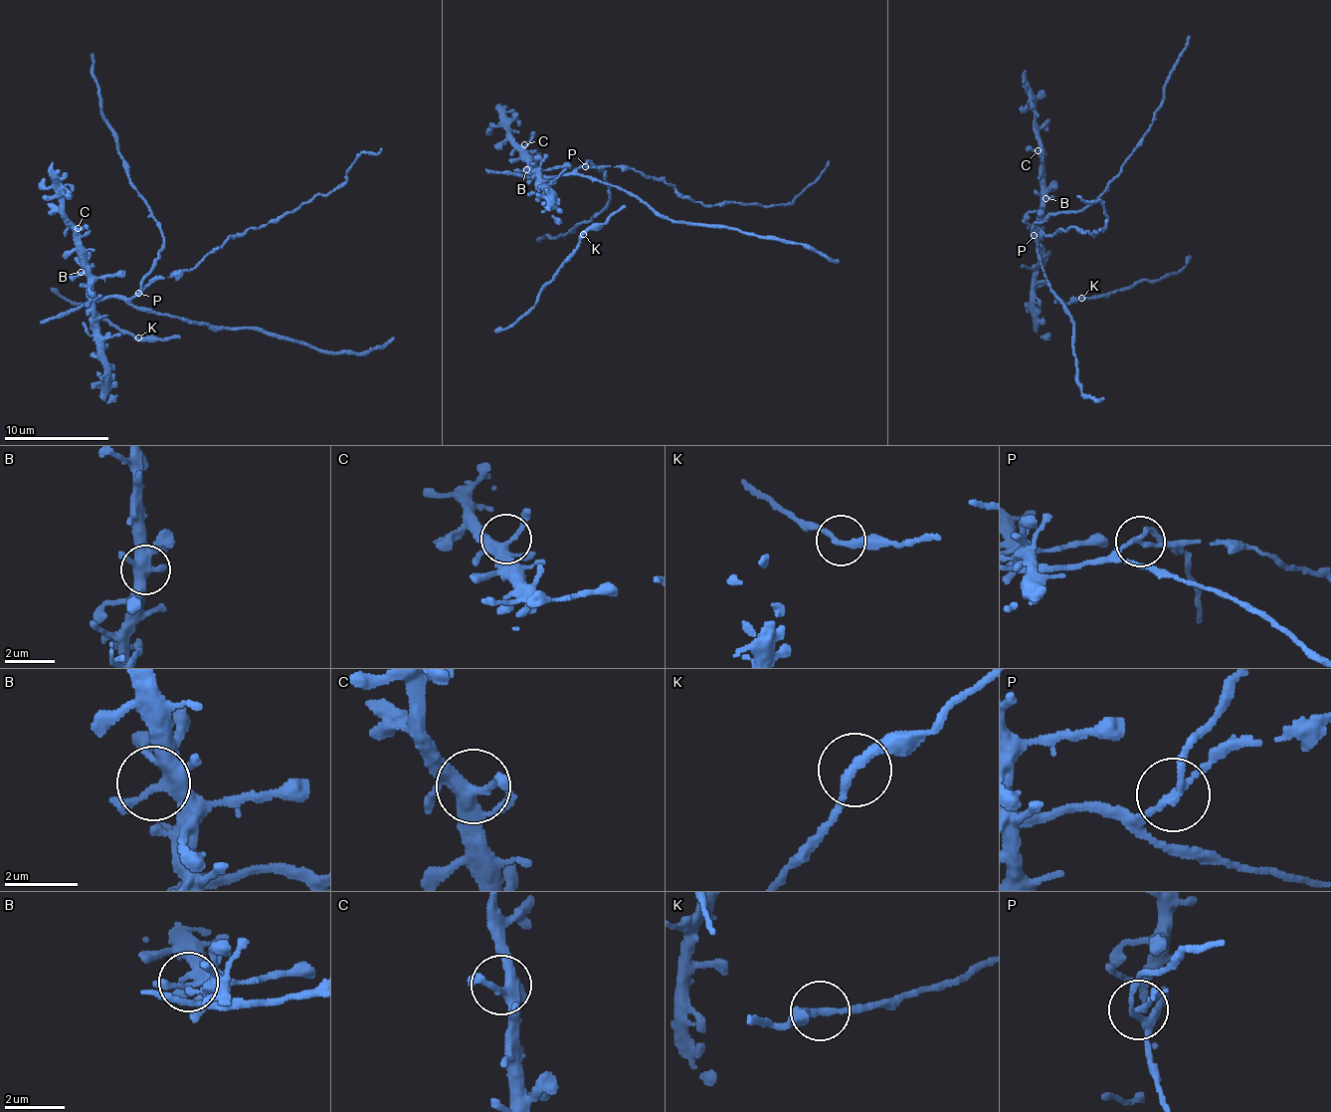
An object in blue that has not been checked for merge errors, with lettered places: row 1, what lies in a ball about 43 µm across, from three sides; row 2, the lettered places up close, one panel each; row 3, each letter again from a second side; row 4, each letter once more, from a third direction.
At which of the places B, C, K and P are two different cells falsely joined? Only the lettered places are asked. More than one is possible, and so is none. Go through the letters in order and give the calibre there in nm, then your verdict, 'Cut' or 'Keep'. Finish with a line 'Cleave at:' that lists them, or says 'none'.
B: Thickness 280 nm. Keep
C: Thickness 320 nm. Keep
K: Thickness 240 nm. Keep
P: Thickness 140 nm. Cut
Cleave at: P

